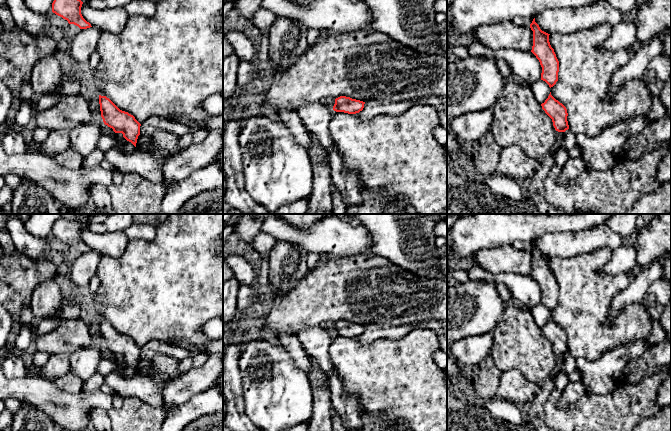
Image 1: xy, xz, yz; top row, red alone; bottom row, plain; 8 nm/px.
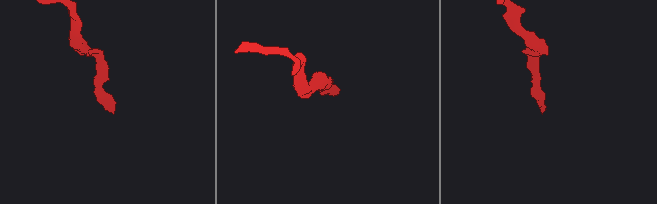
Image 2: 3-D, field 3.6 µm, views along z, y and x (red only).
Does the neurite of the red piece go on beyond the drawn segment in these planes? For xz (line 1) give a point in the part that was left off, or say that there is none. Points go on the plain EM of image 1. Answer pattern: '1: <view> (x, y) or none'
1: none

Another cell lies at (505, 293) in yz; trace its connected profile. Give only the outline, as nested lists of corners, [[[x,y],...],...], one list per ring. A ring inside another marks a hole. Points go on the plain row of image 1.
[[[496,282],[496,287],[505,305],[513,302],[512,293],[505,283]]]

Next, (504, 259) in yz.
[[[512,245],[478,250],[471,259],[474,265],[493,275],[514,273],[531,276],[533,270],[533,255],[530,250],[516,250]]]

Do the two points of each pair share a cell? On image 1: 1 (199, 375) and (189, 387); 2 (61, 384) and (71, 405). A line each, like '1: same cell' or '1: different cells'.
1: same cell
2: different cells

